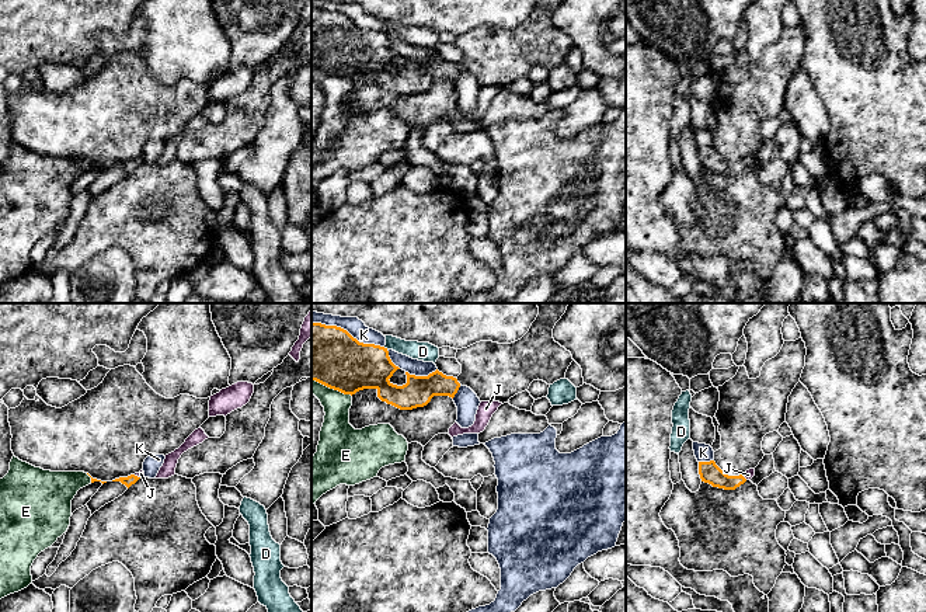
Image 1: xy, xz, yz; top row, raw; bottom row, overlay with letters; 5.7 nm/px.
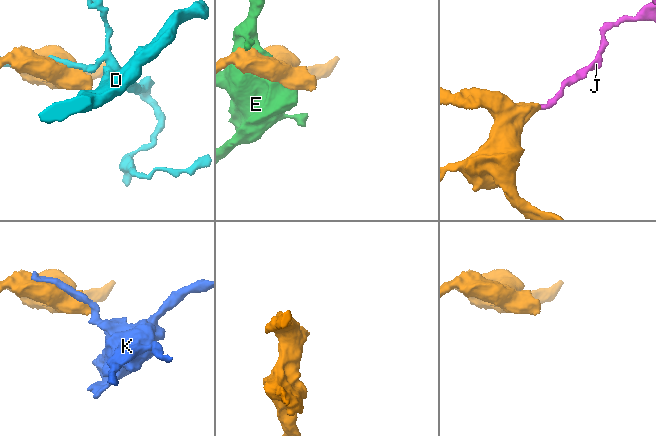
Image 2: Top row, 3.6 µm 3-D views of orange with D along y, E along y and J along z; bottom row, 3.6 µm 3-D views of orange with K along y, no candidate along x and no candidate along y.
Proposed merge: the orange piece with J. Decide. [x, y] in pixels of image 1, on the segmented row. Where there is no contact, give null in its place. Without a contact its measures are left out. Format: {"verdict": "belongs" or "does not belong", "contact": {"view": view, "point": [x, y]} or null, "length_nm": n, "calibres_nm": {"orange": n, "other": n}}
{"verdict": "belongs", "contact": {"view": "xy", "point": [136, 476]}, "length_nm": 50, "calibres_nm": {"orange": 60, "other": 40}}

